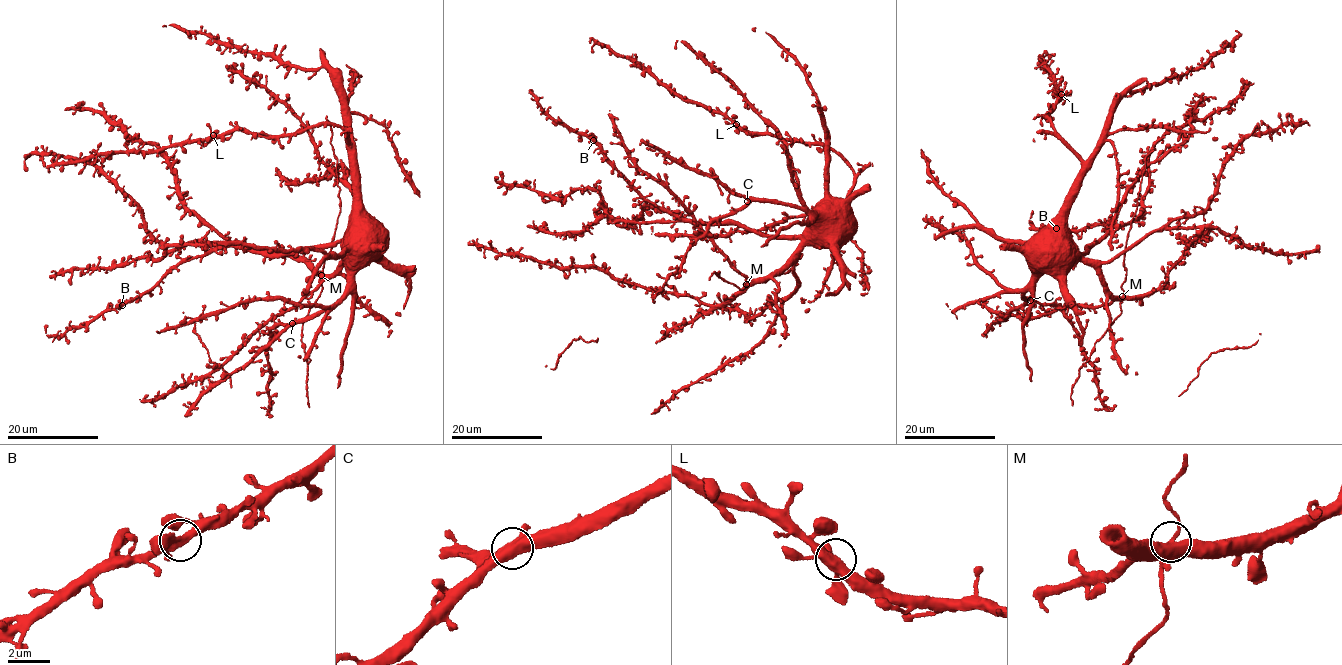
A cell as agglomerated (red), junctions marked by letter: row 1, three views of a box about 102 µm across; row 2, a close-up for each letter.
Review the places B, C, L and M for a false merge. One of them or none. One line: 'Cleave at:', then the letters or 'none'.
Cleave at: none

